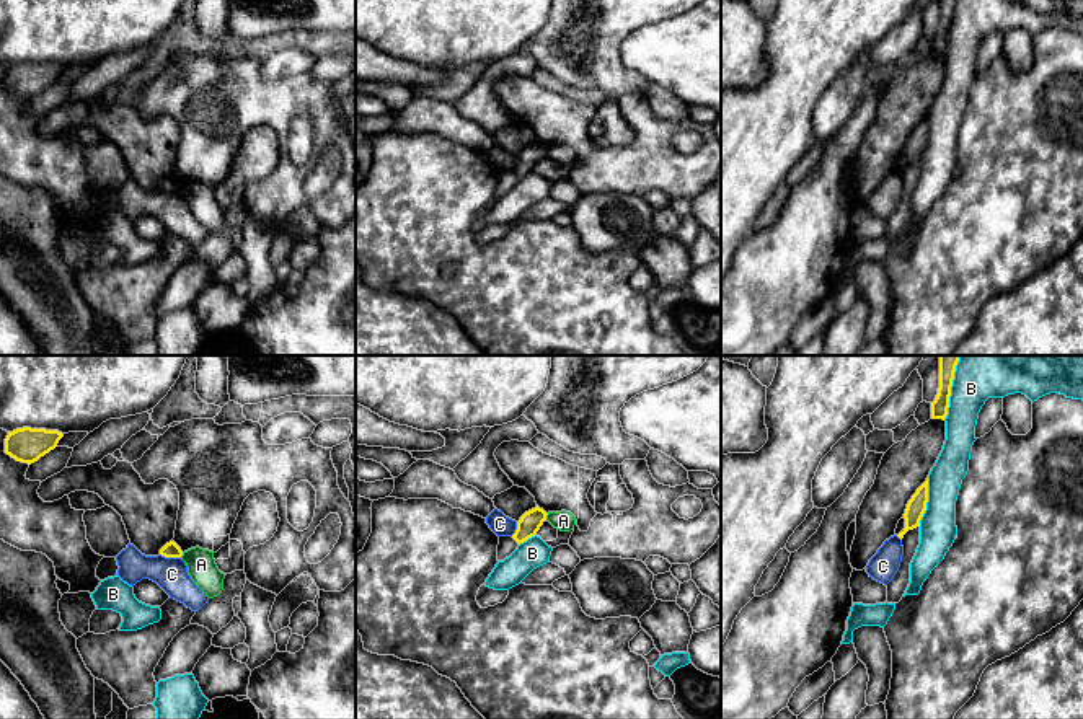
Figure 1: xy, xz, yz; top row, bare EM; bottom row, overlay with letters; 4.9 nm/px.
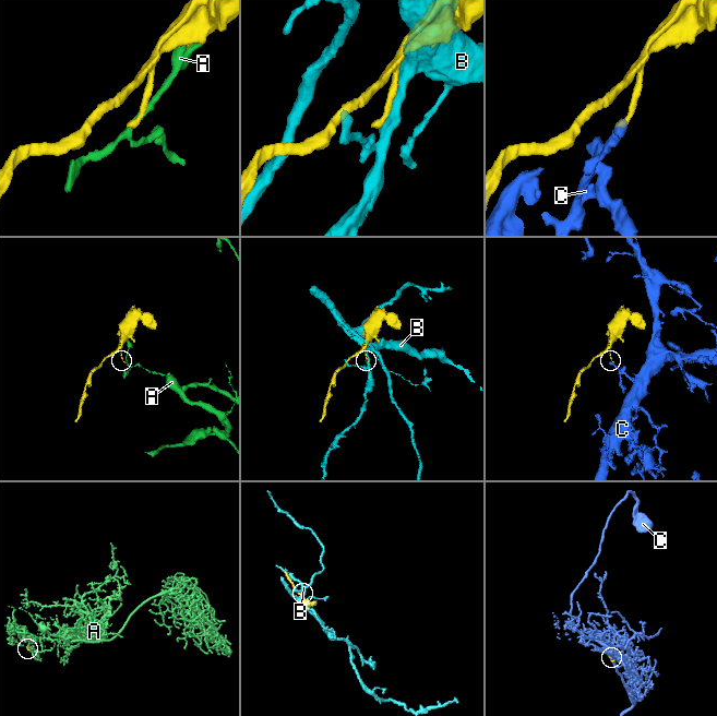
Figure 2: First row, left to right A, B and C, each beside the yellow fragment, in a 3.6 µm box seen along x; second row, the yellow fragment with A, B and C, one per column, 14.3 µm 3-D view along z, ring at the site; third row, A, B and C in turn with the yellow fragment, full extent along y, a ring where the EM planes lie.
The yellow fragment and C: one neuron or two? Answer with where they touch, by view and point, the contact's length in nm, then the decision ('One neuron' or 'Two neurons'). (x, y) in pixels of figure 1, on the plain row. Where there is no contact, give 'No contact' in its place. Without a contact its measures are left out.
Touches yellow at xy (170, 191). Shared border 110 nm. Two neurons

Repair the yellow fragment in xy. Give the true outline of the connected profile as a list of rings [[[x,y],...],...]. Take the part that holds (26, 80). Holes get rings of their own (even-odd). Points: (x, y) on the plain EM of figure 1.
[[[23,62],[8,67],[5,73],[5,88],[21,98],[34,98],[51,85],[64,72],[59,65]]]

